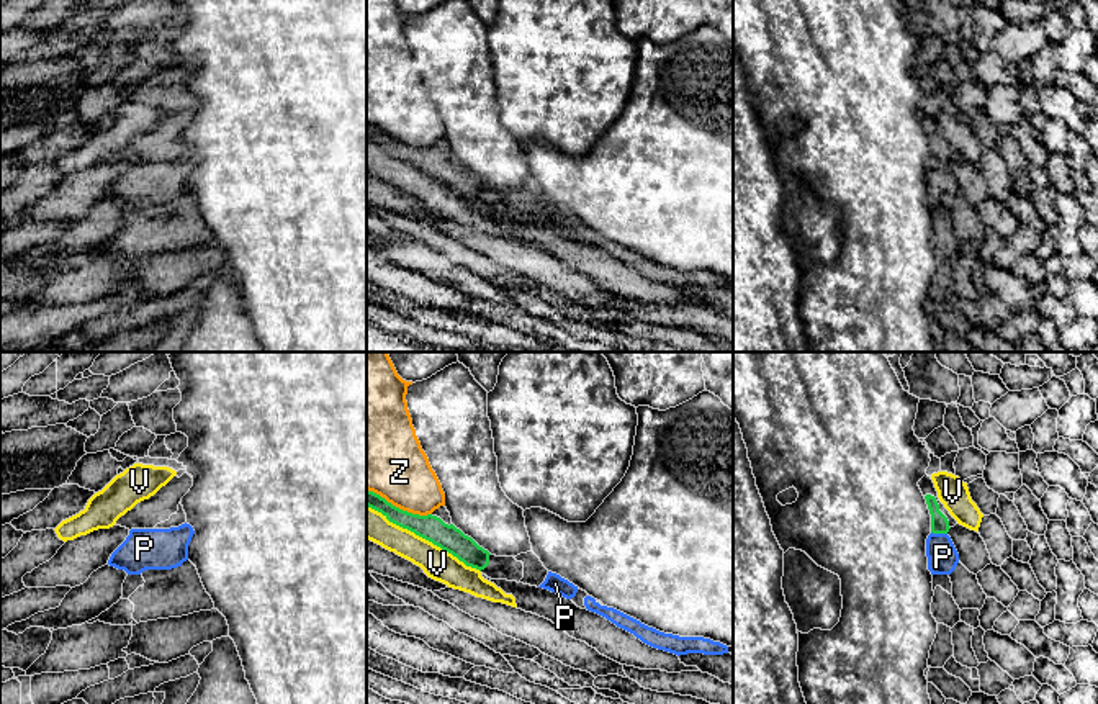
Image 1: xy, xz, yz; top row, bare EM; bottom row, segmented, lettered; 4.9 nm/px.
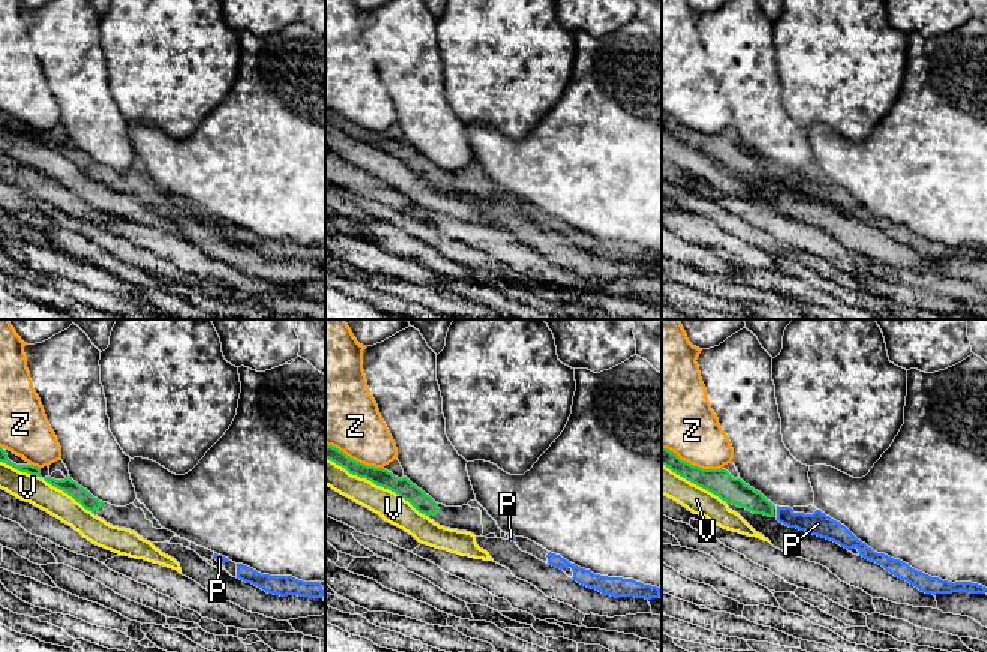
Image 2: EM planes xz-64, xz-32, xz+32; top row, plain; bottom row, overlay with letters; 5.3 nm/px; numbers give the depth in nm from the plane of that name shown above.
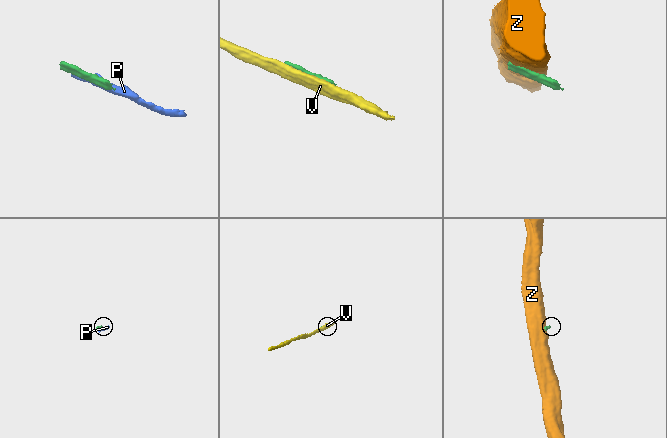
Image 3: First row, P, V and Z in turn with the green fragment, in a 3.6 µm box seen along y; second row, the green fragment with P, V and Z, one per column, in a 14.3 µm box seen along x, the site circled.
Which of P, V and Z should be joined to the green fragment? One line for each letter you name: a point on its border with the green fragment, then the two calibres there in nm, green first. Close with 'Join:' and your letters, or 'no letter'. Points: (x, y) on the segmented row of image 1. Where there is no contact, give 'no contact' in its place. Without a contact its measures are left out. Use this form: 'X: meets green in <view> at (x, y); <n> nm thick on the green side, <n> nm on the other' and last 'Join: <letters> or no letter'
Join: no letter

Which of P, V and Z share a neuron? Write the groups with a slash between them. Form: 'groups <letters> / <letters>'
groups P / V / Z

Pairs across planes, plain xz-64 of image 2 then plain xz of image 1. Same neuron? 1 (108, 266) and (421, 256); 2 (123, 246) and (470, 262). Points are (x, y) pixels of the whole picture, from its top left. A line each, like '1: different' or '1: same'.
1: same
2: same

